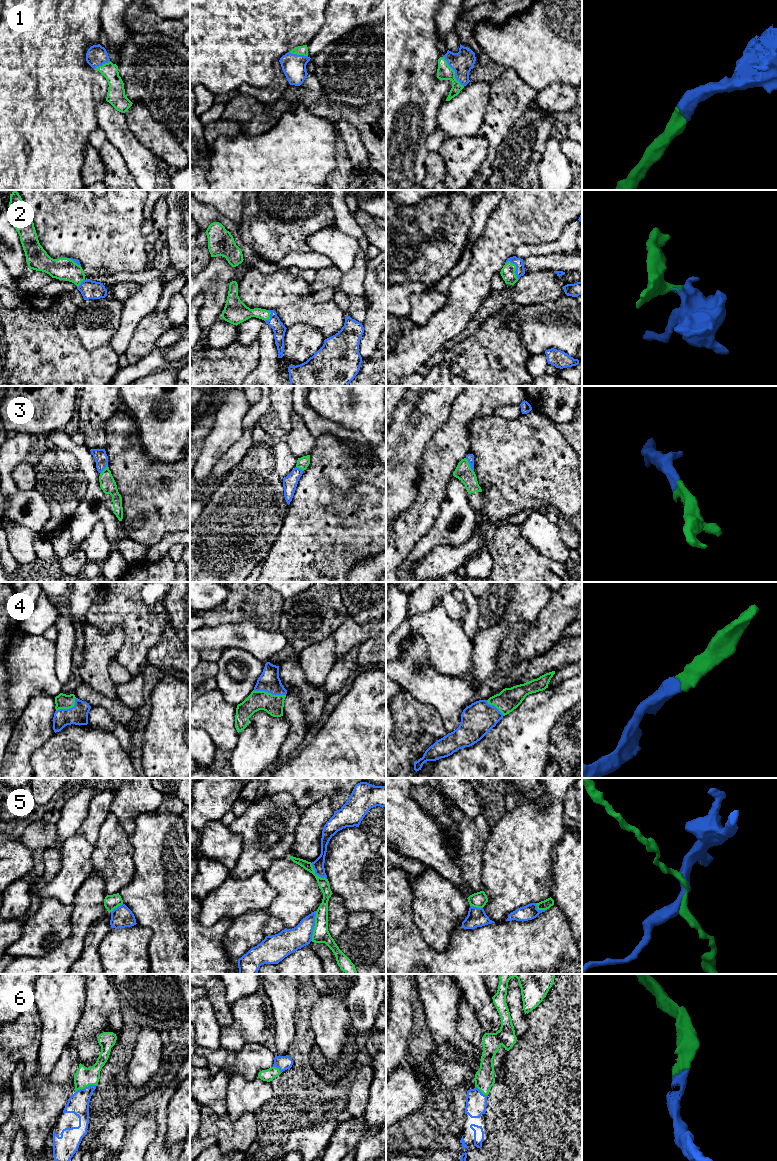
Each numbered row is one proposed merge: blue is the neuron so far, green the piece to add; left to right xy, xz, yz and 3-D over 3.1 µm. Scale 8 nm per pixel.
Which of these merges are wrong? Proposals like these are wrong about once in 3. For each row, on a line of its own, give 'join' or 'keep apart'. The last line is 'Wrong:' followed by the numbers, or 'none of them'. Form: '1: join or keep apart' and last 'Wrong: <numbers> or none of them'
1: join
2: join
3: join
4: join
5: keep apart
6: join
Wrong: 5

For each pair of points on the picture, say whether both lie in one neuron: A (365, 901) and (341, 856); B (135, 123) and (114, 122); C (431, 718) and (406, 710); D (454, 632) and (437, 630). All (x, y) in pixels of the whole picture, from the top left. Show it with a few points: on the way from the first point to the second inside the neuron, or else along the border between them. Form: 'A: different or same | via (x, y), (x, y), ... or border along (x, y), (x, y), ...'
A: same | via (361, 890), (349, 878), (349, 867)
B: different | border along (123, 113), (128, 128), (140, 142)
C: same | via (425, 718), (414, 718), (412, 716)
D: same | via (450, 632), (441, 632)

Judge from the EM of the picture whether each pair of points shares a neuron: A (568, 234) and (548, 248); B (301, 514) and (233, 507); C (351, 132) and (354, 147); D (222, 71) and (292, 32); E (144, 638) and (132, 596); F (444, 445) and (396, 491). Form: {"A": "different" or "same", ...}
{"A": "same", "B": "different", "C": "same", "D": "same", "E": "same", "F": "different"}

